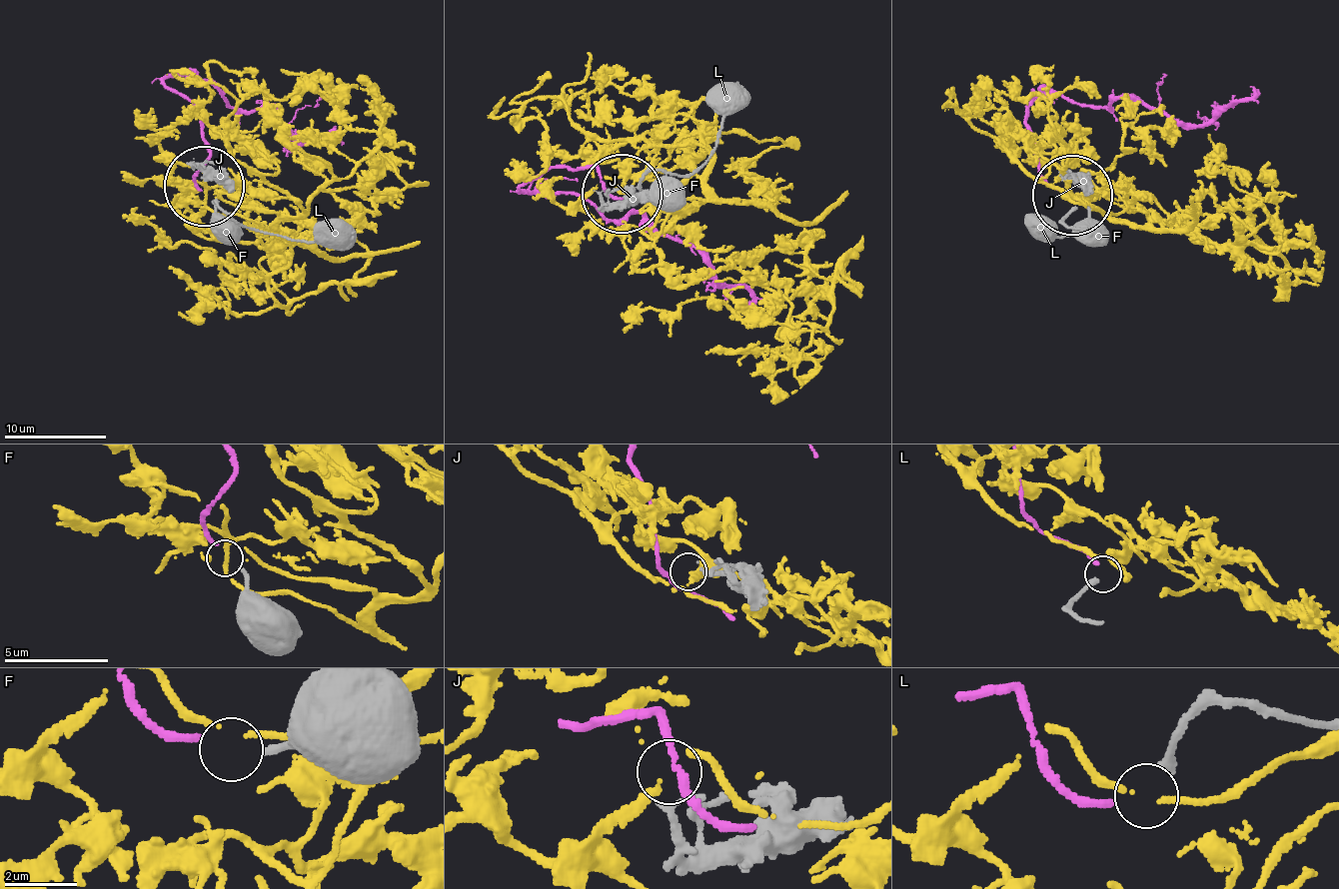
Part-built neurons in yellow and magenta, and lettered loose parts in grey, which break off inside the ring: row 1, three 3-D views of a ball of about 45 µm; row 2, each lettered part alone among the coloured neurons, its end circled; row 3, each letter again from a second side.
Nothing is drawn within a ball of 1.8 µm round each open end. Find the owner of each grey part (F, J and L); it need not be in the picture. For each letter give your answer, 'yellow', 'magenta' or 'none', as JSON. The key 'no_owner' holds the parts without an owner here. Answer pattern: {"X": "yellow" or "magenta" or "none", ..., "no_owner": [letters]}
{"F": "none", "J": "yellow", "L": "magenta", "no_owner": ["F"]}

